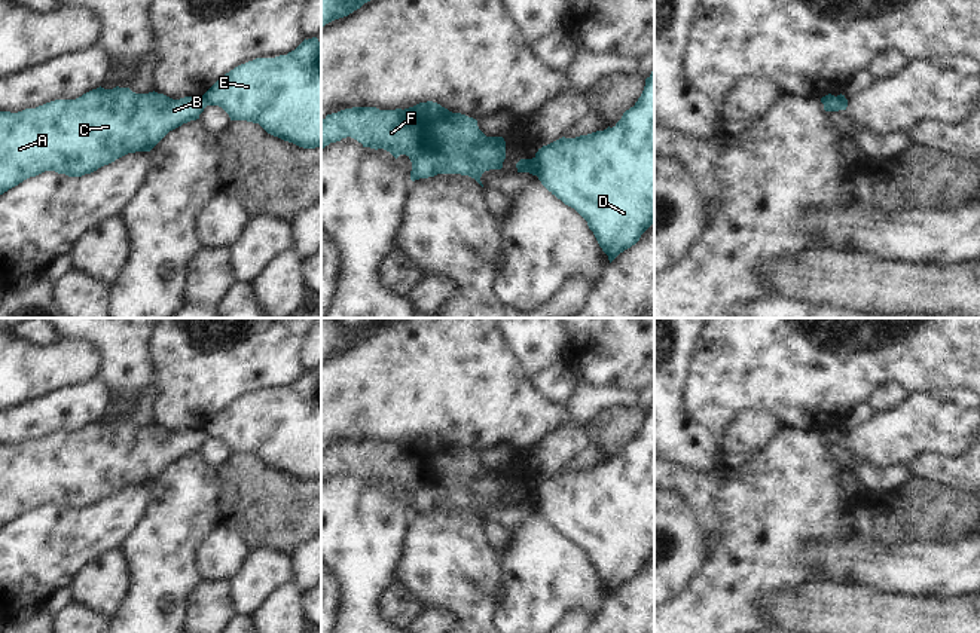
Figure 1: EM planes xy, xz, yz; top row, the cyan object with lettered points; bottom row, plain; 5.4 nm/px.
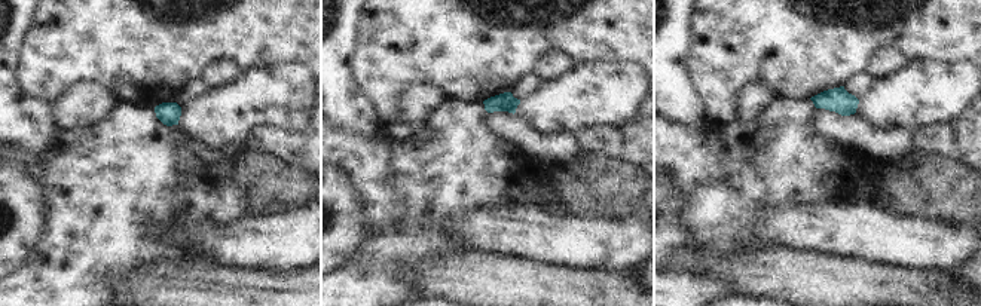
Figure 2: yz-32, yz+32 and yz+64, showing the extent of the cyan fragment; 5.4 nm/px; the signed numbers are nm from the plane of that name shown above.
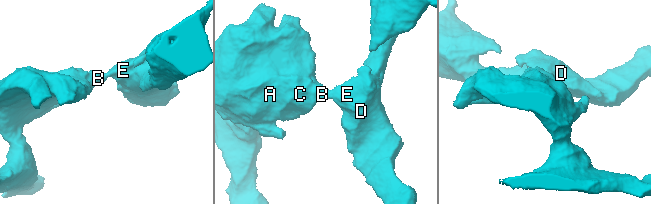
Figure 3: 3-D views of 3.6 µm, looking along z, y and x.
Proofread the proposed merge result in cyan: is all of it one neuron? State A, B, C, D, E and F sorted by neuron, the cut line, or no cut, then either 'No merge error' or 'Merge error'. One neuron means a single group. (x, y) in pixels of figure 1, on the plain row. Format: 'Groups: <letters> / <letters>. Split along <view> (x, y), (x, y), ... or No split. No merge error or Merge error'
Groups: A B C F / D E. Split along xz (534, 491), (536, 507). Merge error

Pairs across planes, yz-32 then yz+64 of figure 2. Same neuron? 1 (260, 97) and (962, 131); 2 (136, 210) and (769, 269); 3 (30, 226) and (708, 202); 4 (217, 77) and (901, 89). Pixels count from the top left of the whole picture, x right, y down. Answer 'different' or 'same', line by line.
1: different
2: different
3: different
4: different

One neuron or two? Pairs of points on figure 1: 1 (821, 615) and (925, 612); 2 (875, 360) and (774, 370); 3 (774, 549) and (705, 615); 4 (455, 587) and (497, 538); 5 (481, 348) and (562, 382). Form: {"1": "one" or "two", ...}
{"1": "one", "2": "one", "3": "one", "4": "two", "5": "two"}

